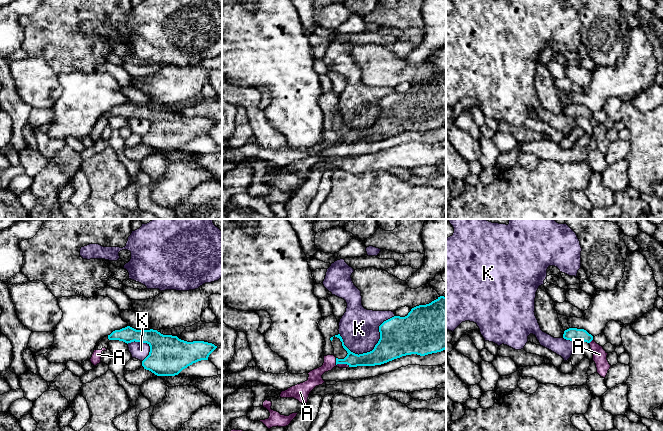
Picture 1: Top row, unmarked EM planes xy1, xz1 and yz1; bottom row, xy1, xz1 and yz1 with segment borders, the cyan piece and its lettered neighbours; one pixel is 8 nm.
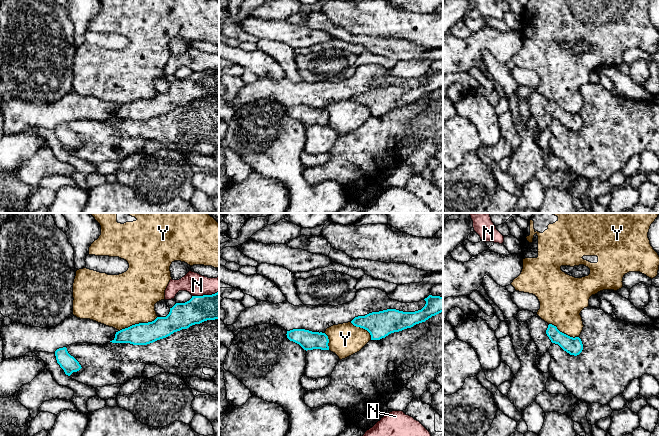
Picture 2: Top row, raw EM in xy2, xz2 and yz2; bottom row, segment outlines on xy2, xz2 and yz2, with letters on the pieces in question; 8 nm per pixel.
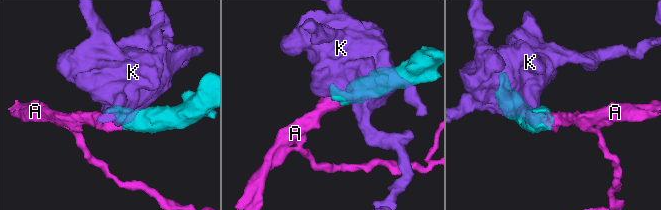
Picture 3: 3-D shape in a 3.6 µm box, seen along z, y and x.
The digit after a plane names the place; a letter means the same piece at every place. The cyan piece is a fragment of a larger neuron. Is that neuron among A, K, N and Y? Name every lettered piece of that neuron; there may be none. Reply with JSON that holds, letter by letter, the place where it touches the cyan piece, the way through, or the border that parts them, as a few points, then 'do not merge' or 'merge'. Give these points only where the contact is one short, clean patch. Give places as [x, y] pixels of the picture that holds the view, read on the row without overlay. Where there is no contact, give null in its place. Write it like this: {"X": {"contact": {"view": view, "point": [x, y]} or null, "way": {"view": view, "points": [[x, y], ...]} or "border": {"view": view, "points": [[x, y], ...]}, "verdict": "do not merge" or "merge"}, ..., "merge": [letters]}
{"A": {"contact": {"view": "xz1", "point": [341, 139]}, "way": {"view": "xz1", "points": [[371, 134], [341, 139], [330, 139], [315, 154]]}, "verdict": "merge"}, "K": {"contact": {"view": "xz1", "point": [376, 120]}, "verdict": "do not merge"}, "N": {"contact": {"view": "xy2", "point": [205, 71]}, "verdict": "do not merge"}, "Y": {"contact": {"view": "xy2", "point": [139, 99]}, "verdict": "do not merge"}, "merge": ["A"]}

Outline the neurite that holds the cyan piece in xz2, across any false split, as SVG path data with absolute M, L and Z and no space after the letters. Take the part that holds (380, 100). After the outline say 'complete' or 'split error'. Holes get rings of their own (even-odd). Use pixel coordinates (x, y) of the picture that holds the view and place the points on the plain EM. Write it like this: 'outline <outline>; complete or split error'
outline M429 71L424 76L425 82L415 88L387 85L355 93L351 99L367 106L371 111L371 116L380 116L391 109L411 104L443 88L443 72Z; complete

